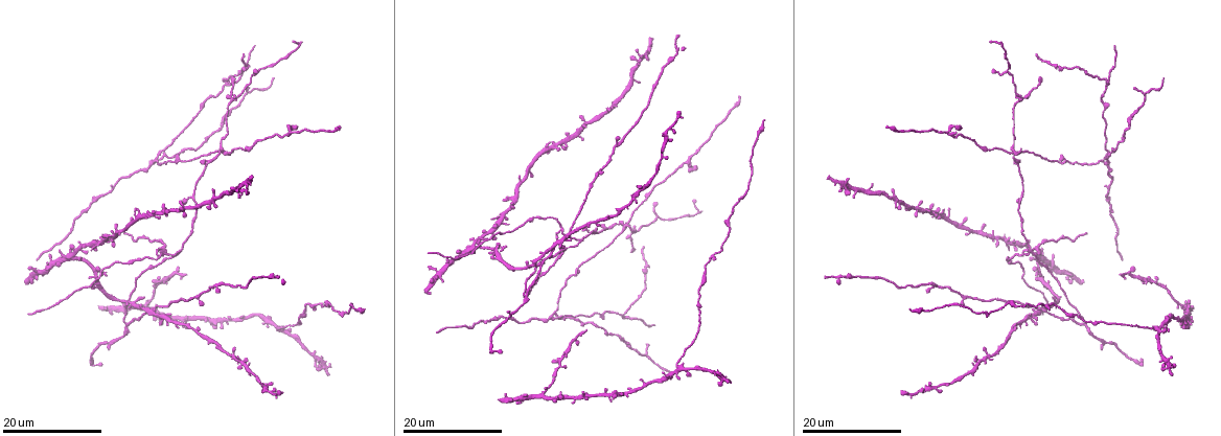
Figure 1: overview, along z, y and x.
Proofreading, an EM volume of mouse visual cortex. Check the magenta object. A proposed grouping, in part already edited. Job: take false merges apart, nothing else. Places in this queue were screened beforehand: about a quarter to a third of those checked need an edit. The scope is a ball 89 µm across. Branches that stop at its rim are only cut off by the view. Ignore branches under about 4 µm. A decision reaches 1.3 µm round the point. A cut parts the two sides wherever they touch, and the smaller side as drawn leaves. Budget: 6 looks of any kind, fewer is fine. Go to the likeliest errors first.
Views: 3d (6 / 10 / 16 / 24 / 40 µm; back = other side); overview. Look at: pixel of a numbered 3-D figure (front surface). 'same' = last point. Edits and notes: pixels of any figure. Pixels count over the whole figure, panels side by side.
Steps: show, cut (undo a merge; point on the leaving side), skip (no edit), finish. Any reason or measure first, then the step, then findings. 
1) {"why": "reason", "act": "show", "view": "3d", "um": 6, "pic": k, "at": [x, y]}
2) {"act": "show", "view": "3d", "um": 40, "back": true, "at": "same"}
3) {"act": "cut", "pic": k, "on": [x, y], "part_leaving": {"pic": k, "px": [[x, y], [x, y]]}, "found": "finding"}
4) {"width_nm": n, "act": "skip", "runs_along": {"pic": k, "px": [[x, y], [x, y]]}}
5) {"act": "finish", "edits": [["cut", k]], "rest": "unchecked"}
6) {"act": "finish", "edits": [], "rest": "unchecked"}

{"why": "four arms meet", "act": "show", "view": "3d", "um": 16, "pic": 1, "at": [1020, 98]}

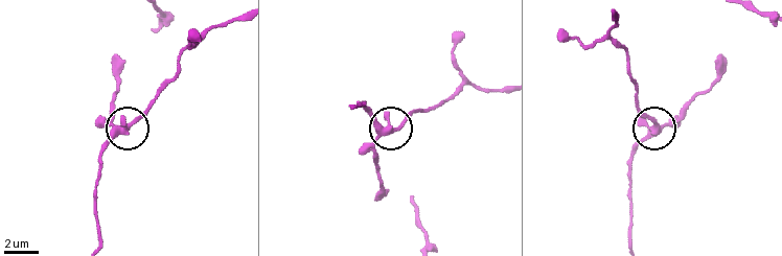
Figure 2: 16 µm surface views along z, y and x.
{"act": "show", "view": "3d", "um": 10, "pic": 2, "at": [383, 133]}

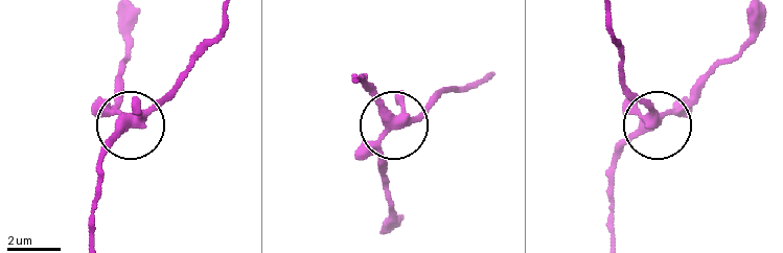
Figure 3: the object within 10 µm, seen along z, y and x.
{"act": "show", "view": "3d", "um": 10, "back": true, "pic": 3, "at": [655, 118]}

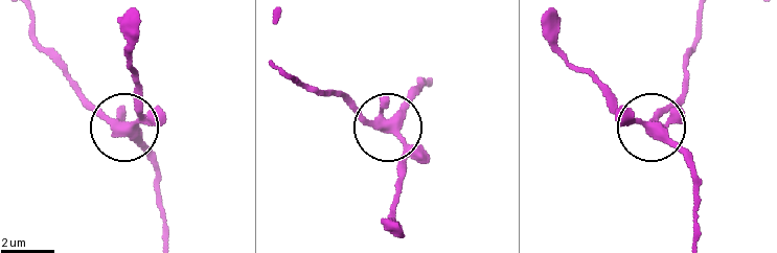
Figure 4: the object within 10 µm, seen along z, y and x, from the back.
{"arms": 4, "act": "skip", "runs_along": {"pic": 4, "px": [[163, 238], [156, 164], [127, 125], [142, 115], [142, 92]]}, "found": "all the same cell"}

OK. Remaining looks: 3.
{"why": "arms part here", "act": "show", "view": "3d", "um": 16, "pic": 1, "at": [179, 251]}

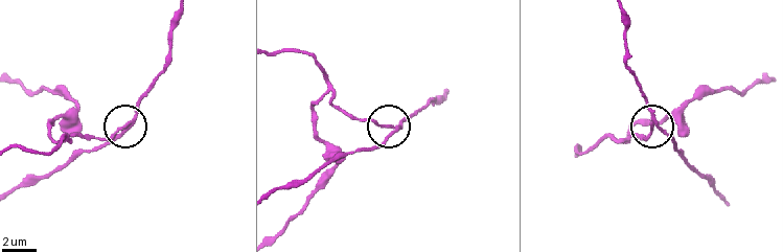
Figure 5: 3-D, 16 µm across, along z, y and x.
{"act": "show", "view": "3d", "um": 6, "pic": 5, "at": [127, 125]}

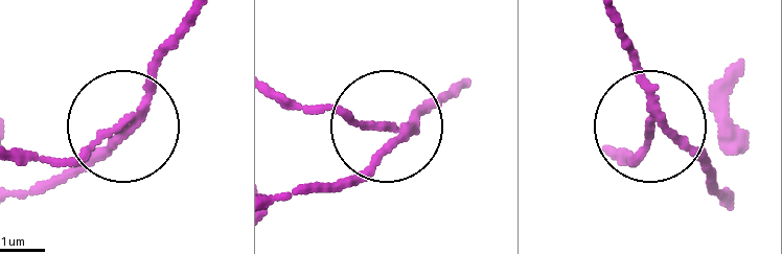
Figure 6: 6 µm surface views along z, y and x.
{"arms": 3, "act": "cut", "pic": 6, "on": [92, 142], "part_leaving": {"pic": 6, "px": [[142, 111], [78, 148], [10, 156]]}, "found": "two cells meet here"}

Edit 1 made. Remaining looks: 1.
{"act": "finish", "edits": [["cut", 6]], "rest": "unchecked"}

